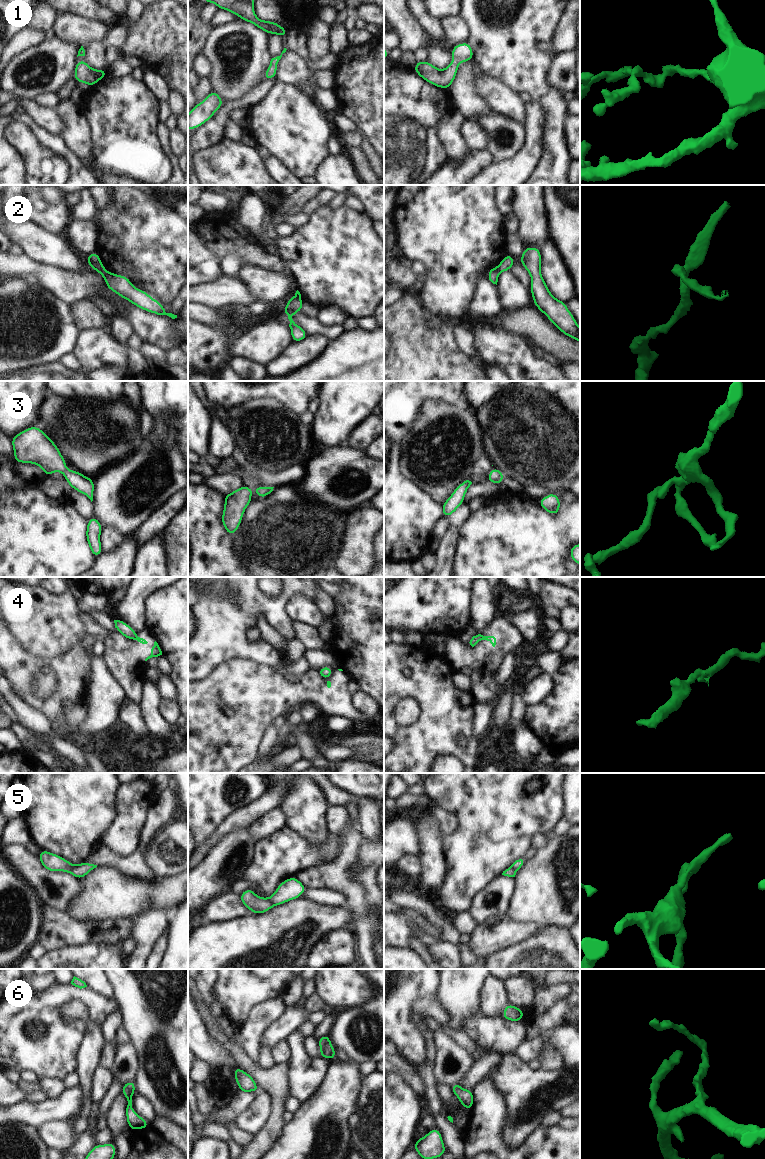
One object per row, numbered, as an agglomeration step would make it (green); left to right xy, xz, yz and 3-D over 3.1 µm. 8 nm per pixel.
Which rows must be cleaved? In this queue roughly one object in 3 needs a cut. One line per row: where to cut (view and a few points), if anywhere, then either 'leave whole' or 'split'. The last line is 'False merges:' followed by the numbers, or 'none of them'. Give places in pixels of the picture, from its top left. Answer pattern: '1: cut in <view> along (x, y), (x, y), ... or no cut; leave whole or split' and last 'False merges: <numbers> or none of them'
1: no cut; leave whole
2: cut in xy along (104, 267), (97, 271); split
3: no cut; leave whole
4: cut in yz along (482, 635), (480, 639); split
5: cut in xz along (267, 899), (273, 905); split
6: no cut; leave whole
False merges: 2, 4, 5

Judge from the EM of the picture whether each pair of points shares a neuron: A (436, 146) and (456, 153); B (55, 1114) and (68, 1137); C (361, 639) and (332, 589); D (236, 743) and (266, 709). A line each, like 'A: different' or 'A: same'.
A: different
B: different
C: different
D: same

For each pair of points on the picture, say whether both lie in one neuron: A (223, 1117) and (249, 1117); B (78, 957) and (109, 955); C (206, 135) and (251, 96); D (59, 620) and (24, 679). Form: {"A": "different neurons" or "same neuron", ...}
{"A": "different neurons", "B": "same neuron", "C": "same neuron", "D": "different neurons"}

